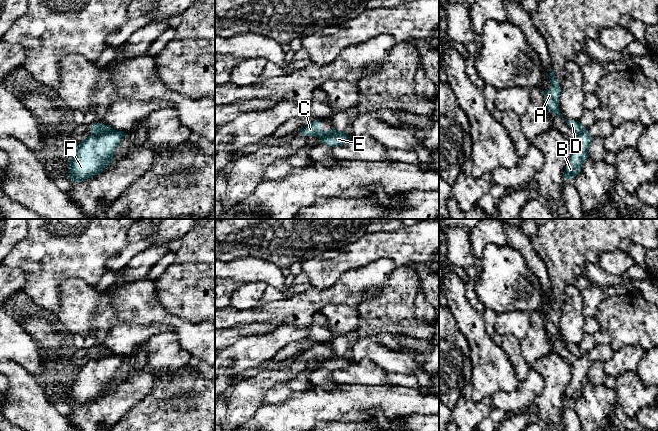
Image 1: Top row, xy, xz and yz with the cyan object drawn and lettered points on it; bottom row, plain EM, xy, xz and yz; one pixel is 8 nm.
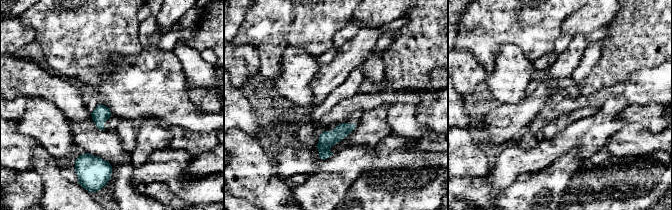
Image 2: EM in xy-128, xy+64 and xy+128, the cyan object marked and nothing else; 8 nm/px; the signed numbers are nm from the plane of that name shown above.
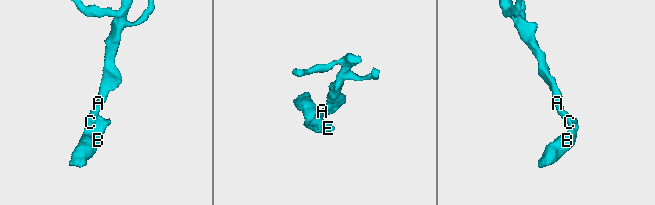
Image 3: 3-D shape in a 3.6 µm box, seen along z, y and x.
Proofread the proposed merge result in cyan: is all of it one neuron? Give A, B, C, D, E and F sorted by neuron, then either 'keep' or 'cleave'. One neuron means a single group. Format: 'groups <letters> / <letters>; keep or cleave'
groups A C D / B E F; cleave

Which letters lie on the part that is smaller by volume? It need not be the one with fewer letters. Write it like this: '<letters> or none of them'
B, E, F

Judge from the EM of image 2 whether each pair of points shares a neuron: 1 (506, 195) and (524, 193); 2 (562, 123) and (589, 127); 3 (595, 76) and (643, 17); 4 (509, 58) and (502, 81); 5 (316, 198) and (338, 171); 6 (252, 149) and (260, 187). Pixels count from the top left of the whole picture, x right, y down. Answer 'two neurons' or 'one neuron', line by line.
1: one neuron
2: two neurons
3: one neuron
4: one neuron
5: one neuron
6: one neuron

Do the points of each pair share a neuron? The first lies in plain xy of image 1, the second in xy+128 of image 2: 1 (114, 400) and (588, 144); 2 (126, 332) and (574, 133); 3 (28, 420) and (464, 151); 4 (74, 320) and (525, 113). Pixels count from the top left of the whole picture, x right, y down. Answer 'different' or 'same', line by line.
1: different
2: different
3: same
4: different

